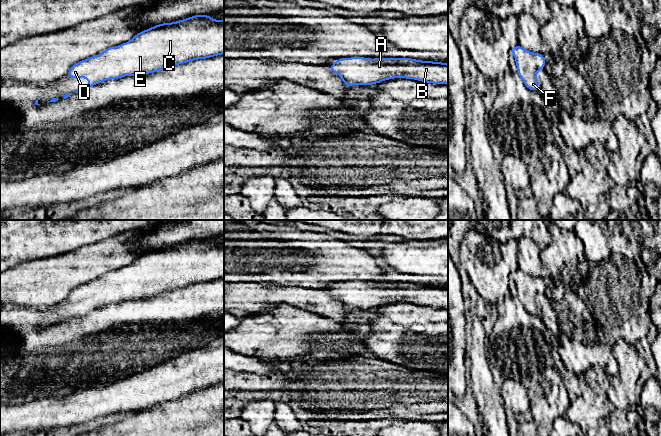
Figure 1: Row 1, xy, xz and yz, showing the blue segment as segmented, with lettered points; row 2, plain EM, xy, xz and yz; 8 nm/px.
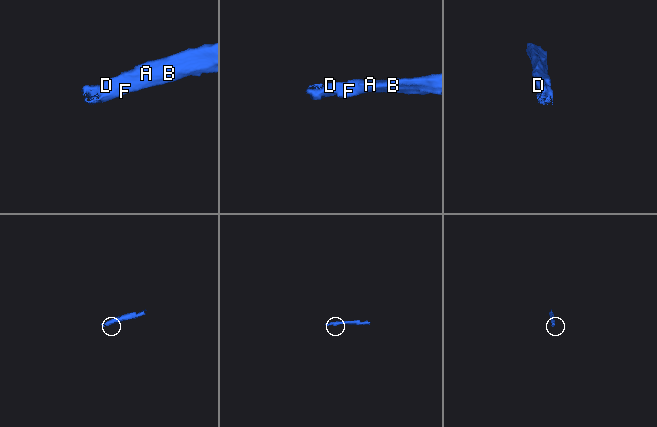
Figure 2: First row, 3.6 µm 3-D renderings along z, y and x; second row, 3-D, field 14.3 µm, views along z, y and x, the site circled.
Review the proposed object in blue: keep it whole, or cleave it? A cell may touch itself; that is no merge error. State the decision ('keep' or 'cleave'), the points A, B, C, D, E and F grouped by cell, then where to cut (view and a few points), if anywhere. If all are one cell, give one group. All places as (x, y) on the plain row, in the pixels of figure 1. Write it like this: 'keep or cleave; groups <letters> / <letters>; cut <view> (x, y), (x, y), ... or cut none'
keep; groups A B C D E F; cut none

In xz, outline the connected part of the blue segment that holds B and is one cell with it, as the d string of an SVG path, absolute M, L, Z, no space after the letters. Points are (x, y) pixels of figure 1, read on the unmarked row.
M411 282L336 283L329 293L340 299L345 310L372 309L393 302L406 302L426 307L448 309L448 288Z

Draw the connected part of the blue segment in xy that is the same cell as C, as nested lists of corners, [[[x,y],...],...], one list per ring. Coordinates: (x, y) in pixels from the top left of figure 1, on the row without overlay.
[[[193,239],[173,247],[153,250],[134,259],[126,267],[109,271],[101,278],[82,284],[70,292],[67,300],[89,303],[90,307],[84,312],[73,315],[83,316],[105,304],[154,297],[166,291],[221,278],[224,278],[224,243],[213,244],[210,239]]]

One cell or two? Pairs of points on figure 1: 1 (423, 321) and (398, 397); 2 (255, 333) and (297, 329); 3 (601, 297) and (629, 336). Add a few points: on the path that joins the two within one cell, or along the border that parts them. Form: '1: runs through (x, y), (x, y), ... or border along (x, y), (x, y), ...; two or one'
1: border along (400, 364), (420, 370); two
2: runs through (265, 333), (272, 333), (276, 329), (287, 329); one
3: runs through (610, 307), (629, 326); one

